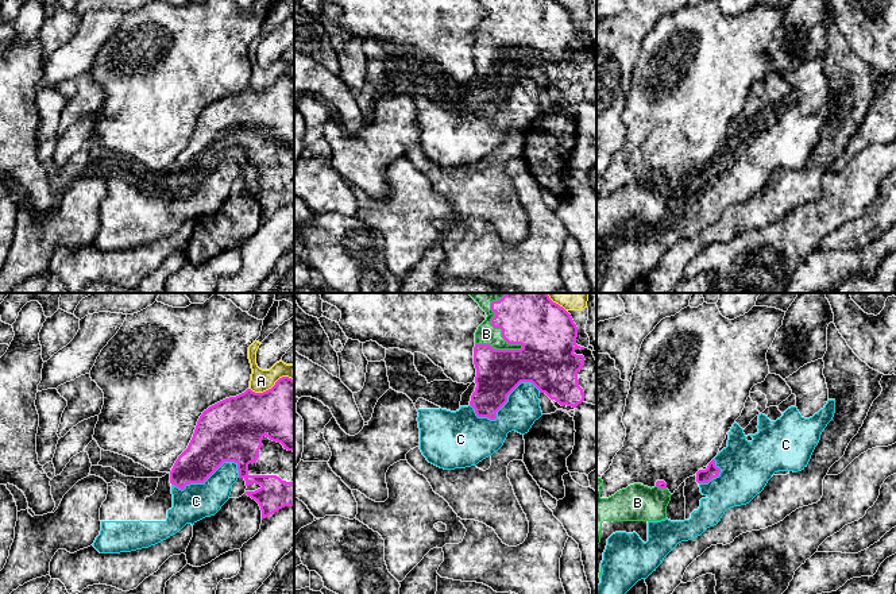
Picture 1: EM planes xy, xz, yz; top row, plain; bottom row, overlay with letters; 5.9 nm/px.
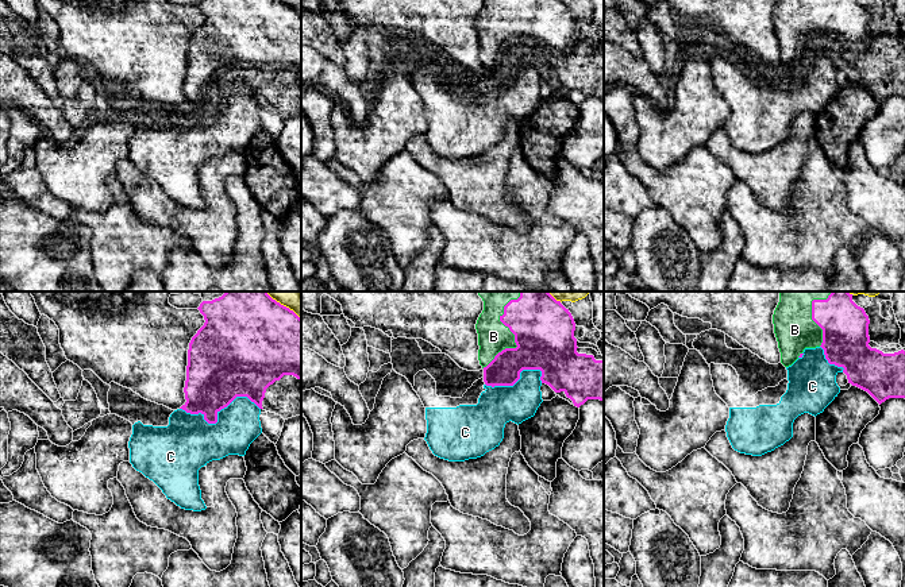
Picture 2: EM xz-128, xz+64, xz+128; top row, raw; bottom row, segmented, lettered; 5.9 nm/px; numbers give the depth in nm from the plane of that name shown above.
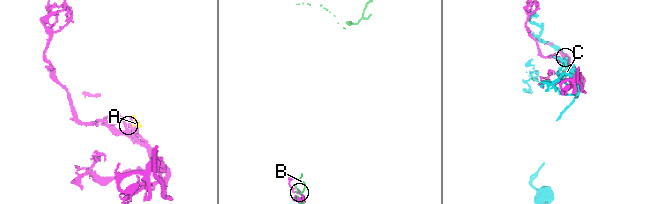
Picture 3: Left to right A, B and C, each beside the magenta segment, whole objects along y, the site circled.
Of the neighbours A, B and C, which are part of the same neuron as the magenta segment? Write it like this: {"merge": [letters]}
{"merge": ["B"]}

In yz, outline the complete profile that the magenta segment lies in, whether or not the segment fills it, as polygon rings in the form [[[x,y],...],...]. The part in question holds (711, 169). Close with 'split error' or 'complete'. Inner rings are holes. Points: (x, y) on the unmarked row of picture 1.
[[[712,157],[706,167],[699,167],[696,170],[698,181],[708,181],[712,176],[719,174],[721,166],[715,163],[715,158]]]; complete

